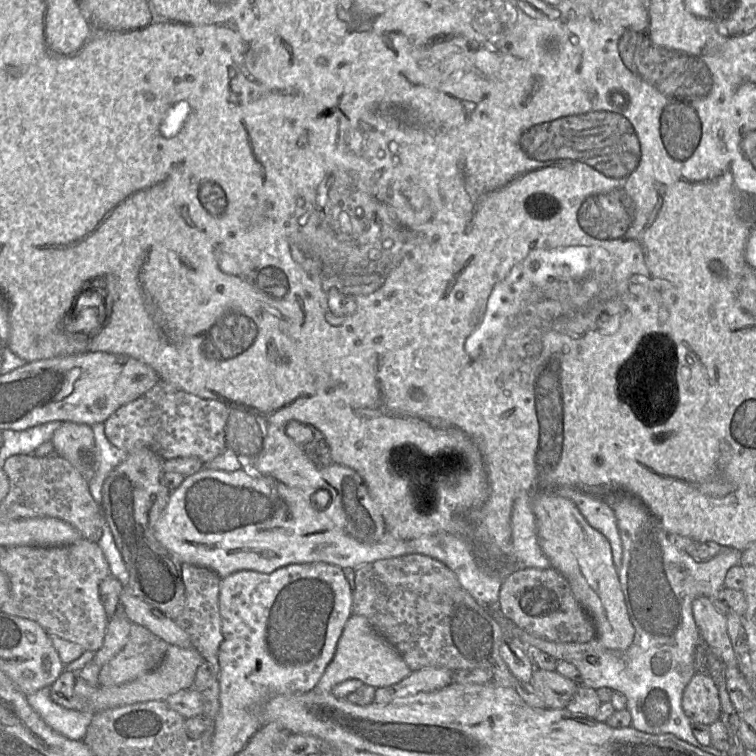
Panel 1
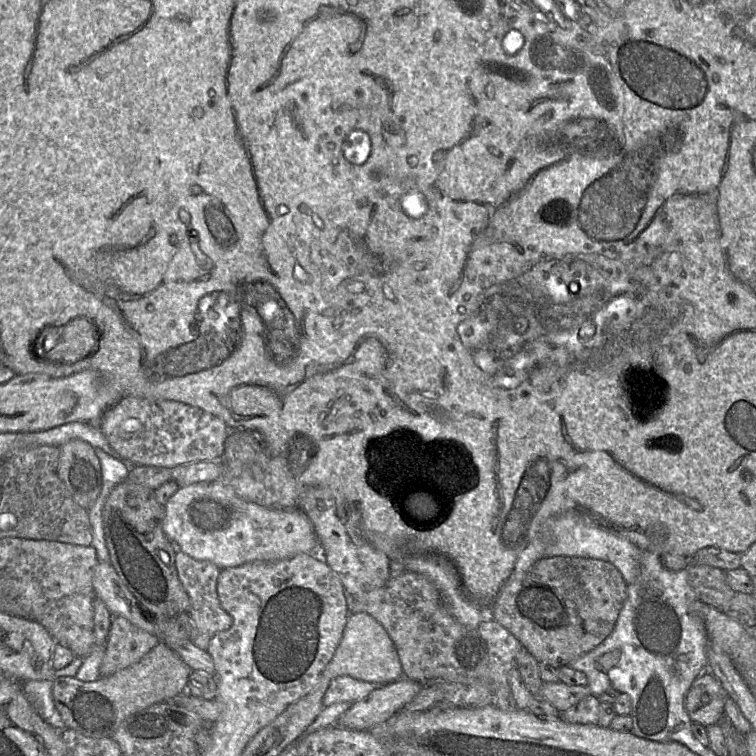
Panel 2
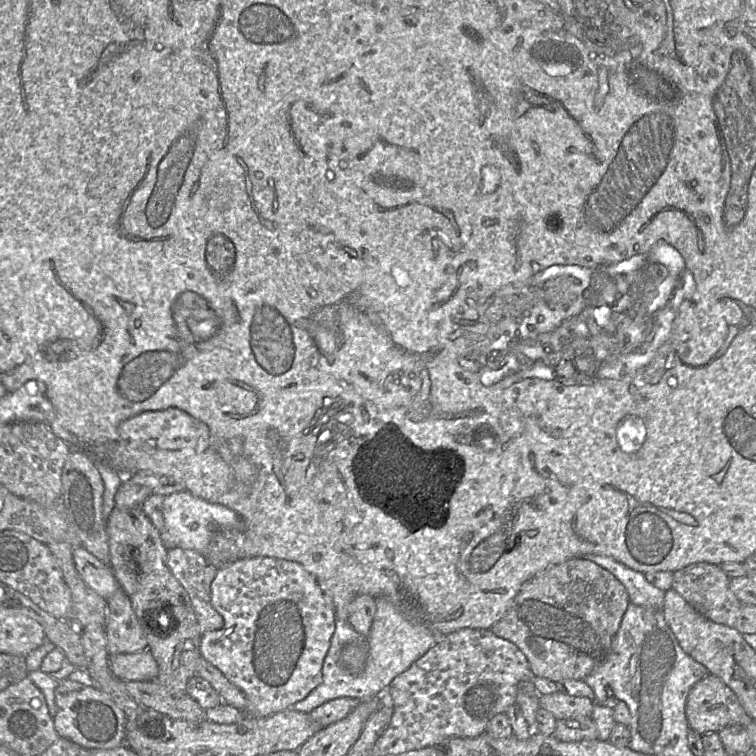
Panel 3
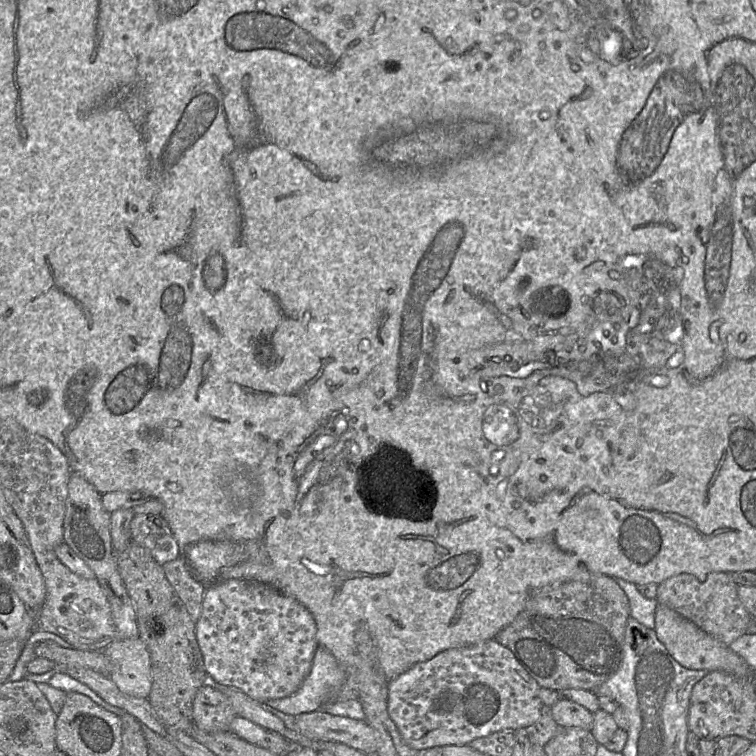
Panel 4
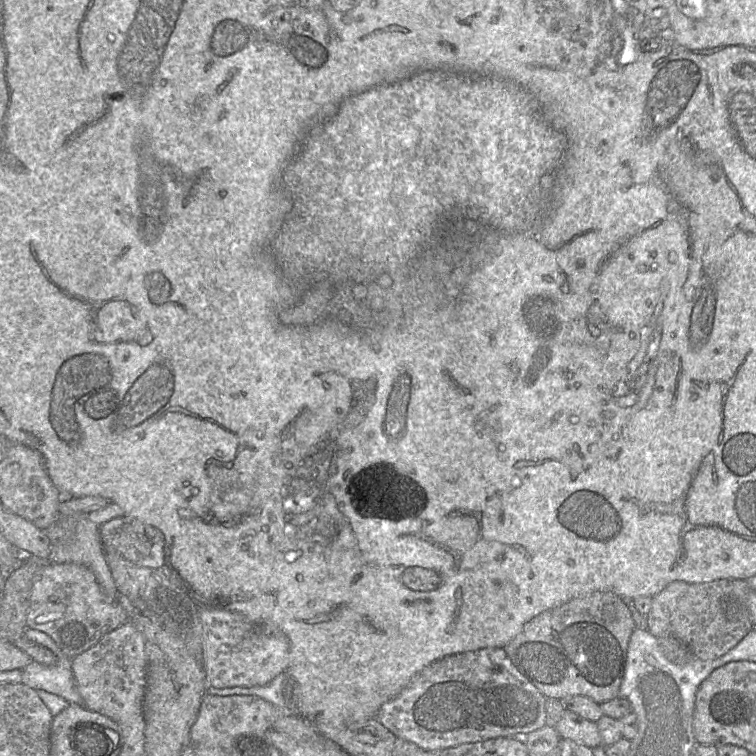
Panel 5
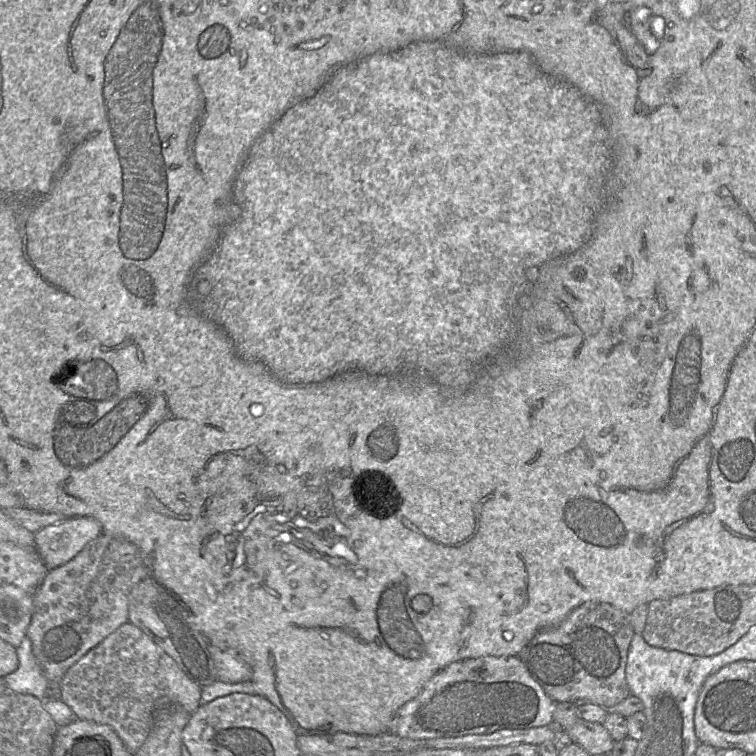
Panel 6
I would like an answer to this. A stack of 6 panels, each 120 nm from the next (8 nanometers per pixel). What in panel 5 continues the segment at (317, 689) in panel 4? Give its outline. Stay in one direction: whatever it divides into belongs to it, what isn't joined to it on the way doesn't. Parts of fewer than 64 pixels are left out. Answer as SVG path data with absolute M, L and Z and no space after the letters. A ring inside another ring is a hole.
M285 673L278 675L270 683L262 686L251 687L229 687L229 688L215 688L208 686L206 693L219 696L228 695L252 695L262 698L275 705L283 712L289 712L287 701L283 695L283 688L285 685Z

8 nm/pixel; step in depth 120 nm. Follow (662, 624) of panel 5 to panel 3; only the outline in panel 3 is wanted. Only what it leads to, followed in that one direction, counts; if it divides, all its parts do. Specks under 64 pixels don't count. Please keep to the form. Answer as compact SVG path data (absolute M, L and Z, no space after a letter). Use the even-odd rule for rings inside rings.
M700 562L673 572L672 589L705 618L735 628L742 604L730 588L730 578L718 565Z

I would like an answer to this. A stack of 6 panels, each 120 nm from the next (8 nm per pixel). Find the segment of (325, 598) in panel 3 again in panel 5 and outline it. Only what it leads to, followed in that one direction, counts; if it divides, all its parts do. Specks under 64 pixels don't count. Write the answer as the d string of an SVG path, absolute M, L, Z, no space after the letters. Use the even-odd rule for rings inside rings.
M222 607L200 609L200 622L203 628L203 666L208 686L262 686L284 673L288 667L289 641L284 634L266 634Z

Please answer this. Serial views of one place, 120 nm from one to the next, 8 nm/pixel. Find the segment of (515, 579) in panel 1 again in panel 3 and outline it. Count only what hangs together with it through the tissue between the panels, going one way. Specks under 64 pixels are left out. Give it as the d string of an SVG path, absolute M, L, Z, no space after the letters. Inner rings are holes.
M584 557L572 558L565 562L548 567L525 582L509 610L490 628L490 630L496 636L512 642L523 652L526 656L533 677L542 677L557 683L561 683L569 679L584 680L584 678L586 678L607 658L612 640L620 627L622 618L629 604L630 600L625 586L612 573Z

